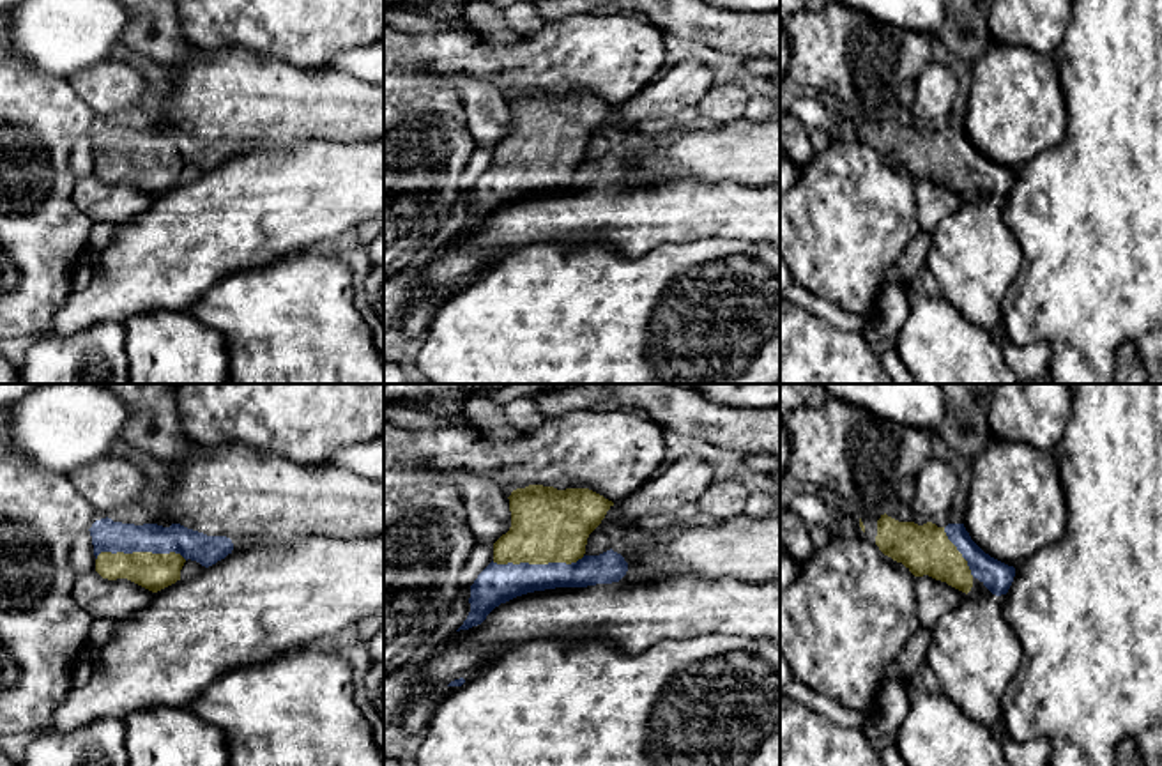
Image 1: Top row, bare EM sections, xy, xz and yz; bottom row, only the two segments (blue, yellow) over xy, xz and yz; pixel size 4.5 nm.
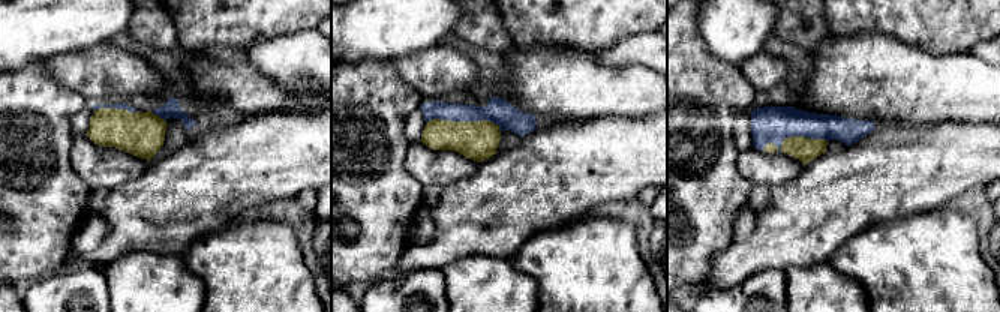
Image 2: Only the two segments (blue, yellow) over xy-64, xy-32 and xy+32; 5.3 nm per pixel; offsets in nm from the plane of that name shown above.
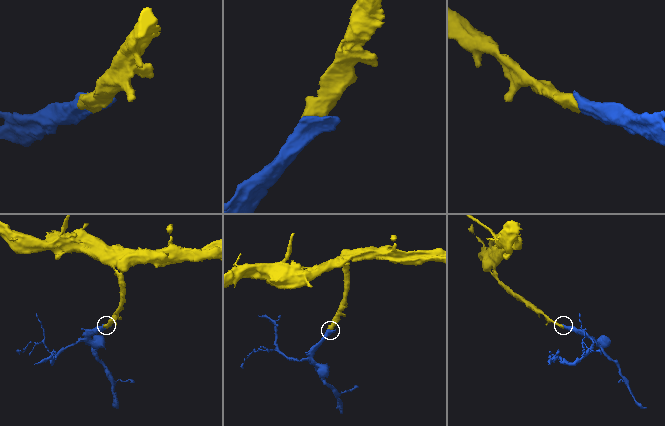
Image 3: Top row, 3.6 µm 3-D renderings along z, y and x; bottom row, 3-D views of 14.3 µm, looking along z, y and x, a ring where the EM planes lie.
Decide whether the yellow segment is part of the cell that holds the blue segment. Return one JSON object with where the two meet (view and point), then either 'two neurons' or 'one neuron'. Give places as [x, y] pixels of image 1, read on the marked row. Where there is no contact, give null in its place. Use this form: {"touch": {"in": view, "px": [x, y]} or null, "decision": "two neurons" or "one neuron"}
{"touch": {"in": "xy", "px": [142, 551]}, "decision": "one neuron"}

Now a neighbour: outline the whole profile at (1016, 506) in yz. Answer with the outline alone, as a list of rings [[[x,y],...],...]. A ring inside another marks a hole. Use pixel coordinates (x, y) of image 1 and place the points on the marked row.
[[[992,437],[973,458],[964,527],[985,554],[1017,568],[1059,541],[1066,522],[1054,451]]]

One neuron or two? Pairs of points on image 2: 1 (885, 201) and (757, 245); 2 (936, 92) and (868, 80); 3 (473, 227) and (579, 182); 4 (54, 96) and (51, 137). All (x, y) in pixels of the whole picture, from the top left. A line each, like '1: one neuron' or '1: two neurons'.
1: one neuron
2: one neuron
3: one neuron
4: one neuron

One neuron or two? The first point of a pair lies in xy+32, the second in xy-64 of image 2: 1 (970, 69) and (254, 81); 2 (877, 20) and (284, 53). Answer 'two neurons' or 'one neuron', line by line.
1: one neuron
2: two neurons

